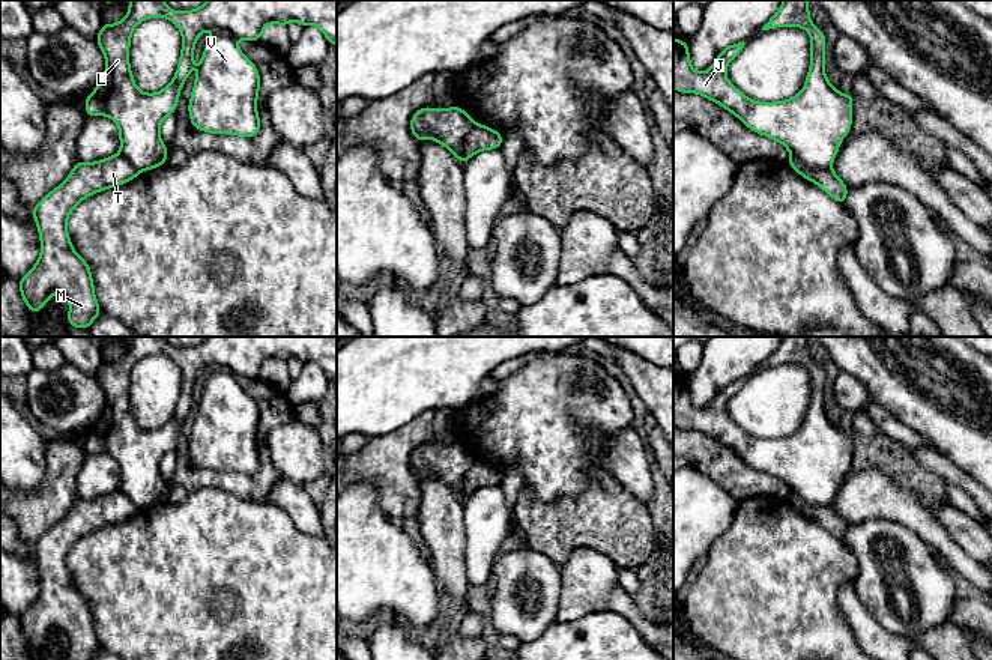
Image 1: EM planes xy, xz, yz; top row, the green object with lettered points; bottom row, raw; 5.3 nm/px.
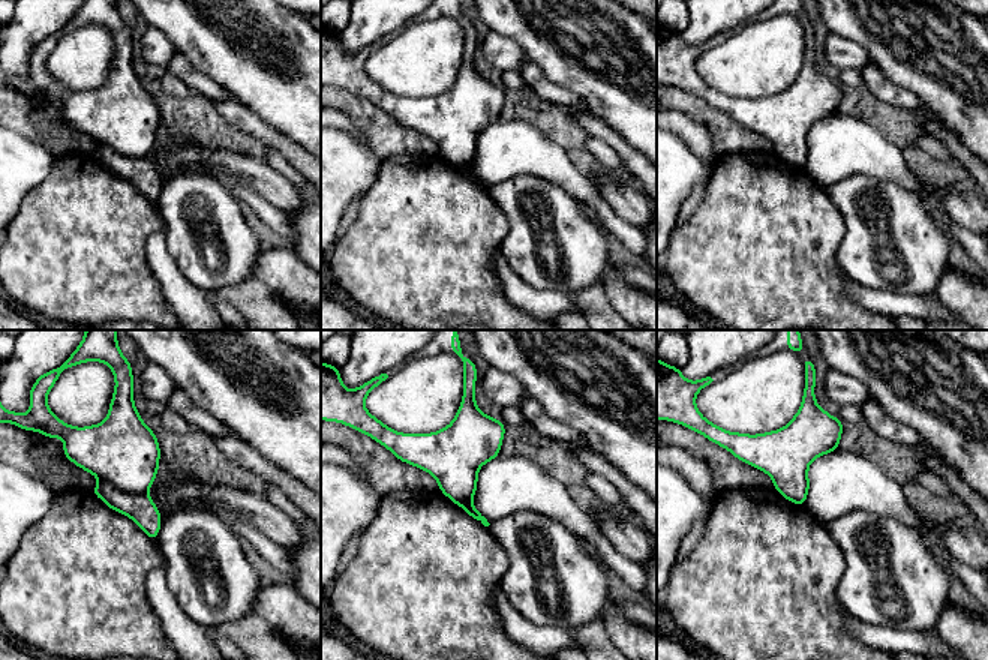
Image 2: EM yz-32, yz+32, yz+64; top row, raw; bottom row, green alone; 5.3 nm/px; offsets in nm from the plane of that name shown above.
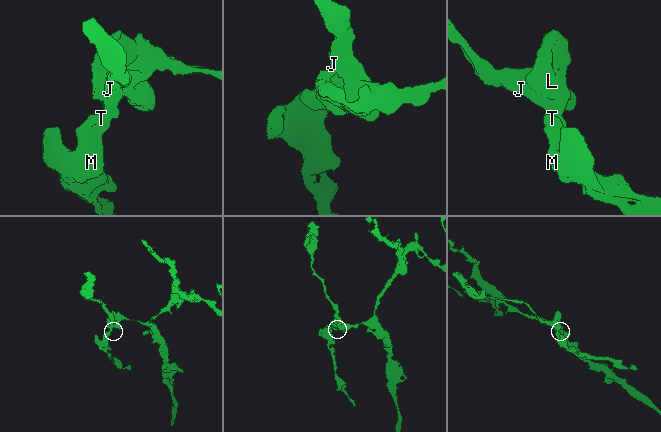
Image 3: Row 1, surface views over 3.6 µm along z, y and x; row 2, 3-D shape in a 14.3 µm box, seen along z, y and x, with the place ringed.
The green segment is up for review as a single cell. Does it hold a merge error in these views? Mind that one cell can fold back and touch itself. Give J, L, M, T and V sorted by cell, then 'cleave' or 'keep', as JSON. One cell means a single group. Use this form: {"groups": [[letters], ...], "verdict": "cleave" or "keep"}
{"groups": [["J", "L", "V"], ["M", "T"]], "verdict": "cleave"}

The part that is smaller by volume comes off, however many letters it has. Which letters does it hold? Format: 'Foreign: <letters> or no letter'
Foreign: M, T

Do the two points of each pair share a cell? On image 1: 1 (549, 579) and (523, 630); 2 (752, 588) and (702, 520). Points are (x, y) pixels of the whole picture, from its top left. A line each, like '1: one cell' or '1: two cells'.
1: one cell
2: two cells

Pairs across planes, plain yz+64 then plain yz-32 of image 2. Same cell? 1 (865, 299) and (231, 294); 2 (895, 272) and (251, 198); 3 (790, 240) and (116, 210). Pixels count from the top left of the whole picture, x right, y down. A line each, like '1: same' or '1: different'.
1: different
2: different
3: same

